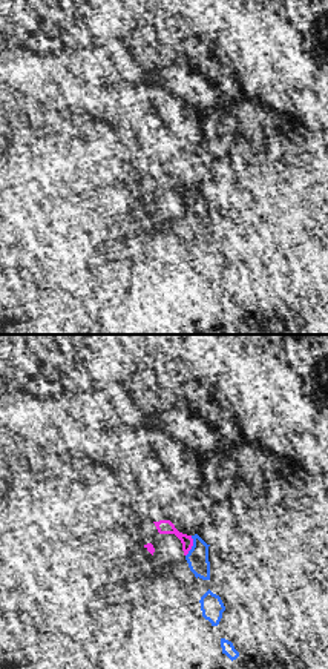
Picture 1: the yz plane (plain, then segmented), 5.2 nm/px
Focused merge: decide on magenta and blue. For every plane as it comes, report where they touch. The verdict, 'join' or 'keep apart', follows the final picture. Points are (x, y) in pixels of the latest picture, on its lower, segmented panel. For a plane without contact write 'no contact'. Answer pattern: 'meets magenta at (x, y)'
meets magenta at (192, 545)

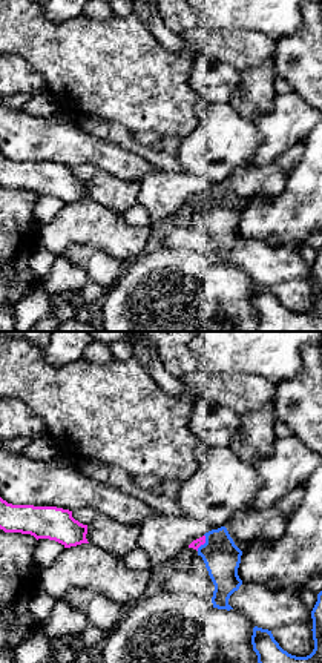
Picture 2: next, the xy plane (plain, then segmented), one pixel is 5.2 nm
meets magenta at (204, 542)

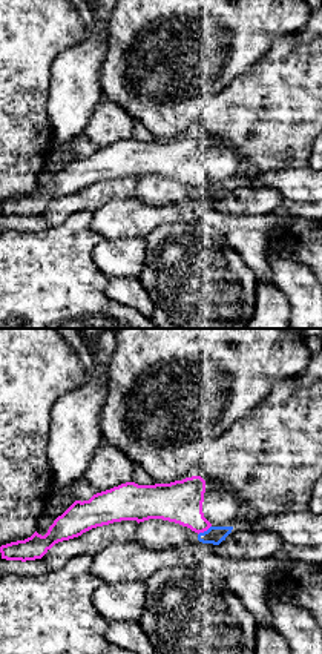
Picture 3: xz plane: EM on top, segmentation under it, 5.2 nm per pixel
meets magenta at (204, 530)

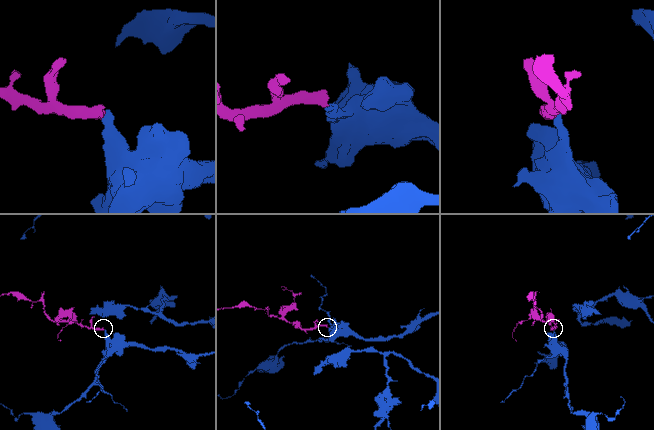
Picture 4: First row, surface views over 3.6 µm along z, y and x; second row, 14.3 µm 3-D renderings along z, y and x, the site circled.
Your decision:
keep apart

